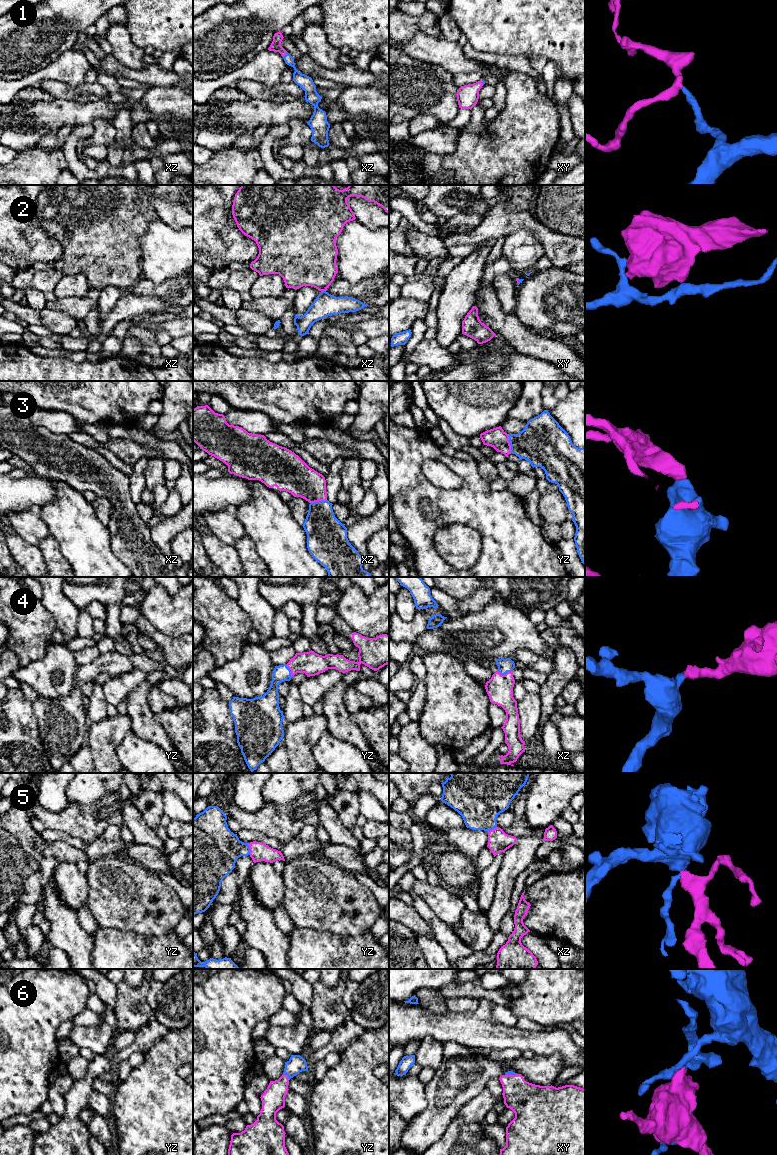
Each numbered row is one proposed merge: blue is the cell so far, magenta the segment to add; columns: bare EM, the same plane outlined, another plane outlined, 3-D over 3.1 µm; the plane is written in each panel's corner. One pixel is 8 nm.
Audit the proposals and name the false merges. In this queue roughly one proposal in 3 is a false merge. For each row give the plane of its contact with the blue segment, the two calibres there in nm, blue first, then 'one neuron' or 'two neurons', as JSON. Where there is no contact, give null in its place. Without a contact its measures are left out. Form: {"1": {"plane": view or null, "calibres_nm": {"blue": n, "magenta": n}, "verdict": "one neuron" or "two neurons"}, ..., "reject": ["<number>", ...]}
{"1": {"plane": "xz", "calibres_nm": {"blue": 100, "magenta": 90}, "verdict": "one neuron"}, "2": {"plane": "xz", "calibres_nm": {"blue": 180, "magenta": 380}, "verdict": "two neurons"}, "3": {"plane": "yz", "calibres_nm": {"blue": 360, "magenta": 160}, "verdict": "one neuron"}, "4": {"plane": "xz", "calibres_nm": {"blue": 110, "magenta": 220}, "verdict": "one neuron"}, "5": {"plane": "yz", "calibres_nm": {"blue": 340, "magenta": 150}, "verdict": "one neuron"}, "6": {"plane": "yz", "calibres_nm": {"blue": 140, "magenta": 190}, "verdict": "one neuron"}, "reject": ["2"]}

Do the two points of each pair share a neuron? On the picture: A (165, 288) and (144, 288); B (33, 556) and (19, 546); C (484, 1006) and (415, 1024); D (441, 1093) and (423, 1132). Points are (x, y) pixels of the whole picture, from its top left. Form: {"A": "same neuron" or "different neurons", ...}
{"A": "same neuron", "B": "same neuron", "C": "same neuron", "D": "same neuron"}

